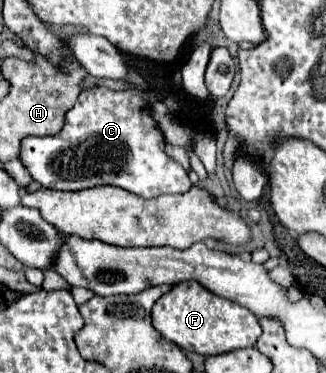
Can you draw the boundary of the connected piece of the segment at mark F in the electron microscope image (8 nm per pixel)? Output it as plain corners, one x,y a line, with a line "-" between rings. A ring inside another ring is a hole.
181,282
173,286
165,298
153,306
153,328
167,340
187,352
201,356
217,356
239,348
255,346
261,336
259,320
241,304
219,298
195,282

